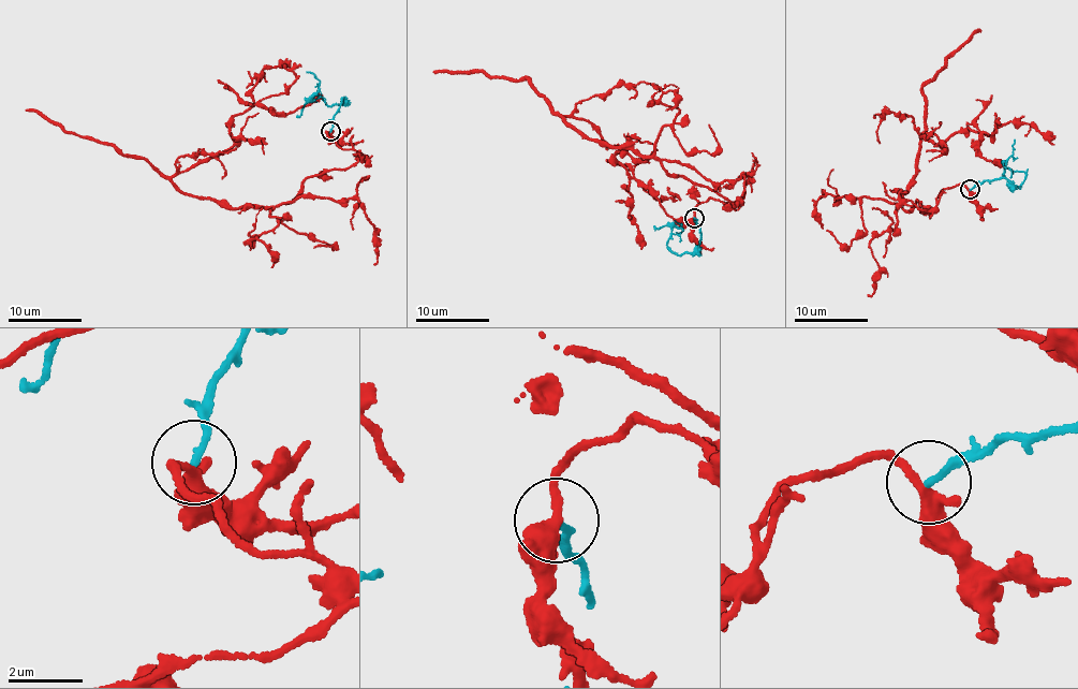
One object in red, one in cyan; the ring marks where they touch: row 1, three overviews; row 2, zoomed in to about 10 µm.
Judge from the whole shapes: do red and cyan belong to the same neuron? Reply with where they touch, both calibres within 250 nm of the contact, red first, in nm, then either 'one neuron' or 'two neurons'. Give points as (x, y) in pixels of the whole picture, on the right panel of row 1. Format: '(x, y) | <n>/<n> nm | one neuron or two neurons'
(970, 189) | 340/180 nm | two neurons

